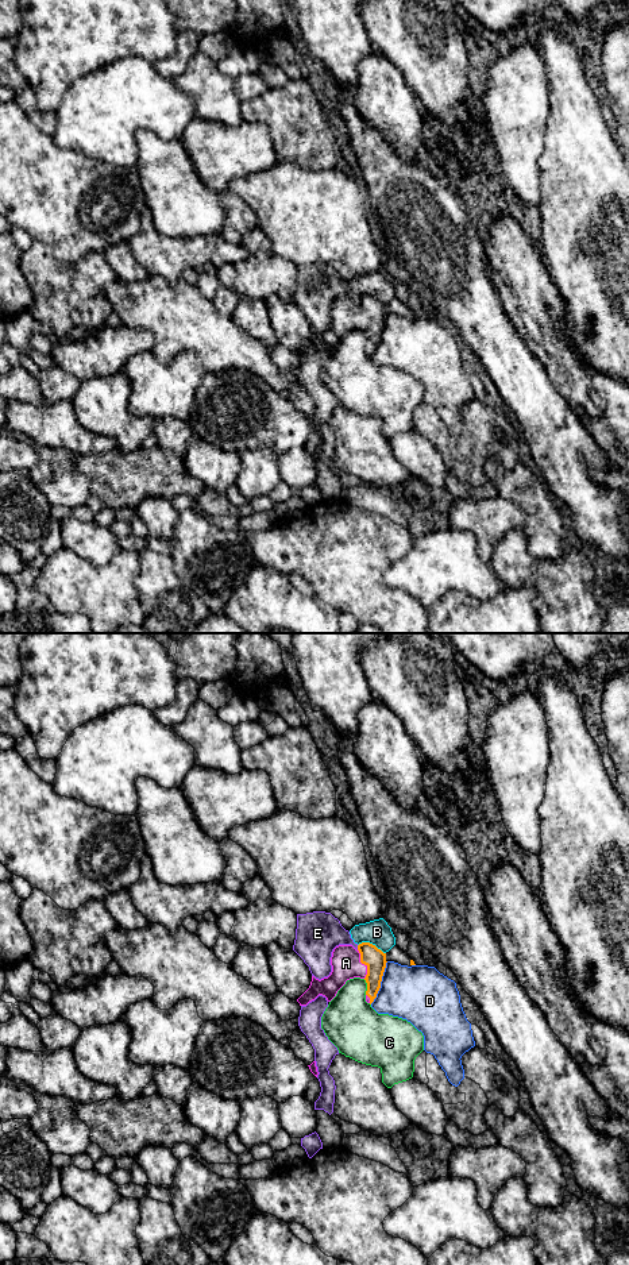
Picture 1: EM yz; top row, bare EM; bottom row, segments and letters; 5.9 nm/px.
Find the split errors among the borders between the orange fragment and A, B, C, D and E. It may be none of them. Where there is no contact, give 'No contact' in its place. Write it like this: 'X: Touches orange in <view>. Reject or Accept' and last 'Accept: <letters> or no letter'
A: Touches orange in yz. Accept
B: Touches orange in yz. Reject
C: Touches orange in yz. Reject
D: Touches orange in yz. Reject
E: Touches orange in yz. Reject
Accept: A

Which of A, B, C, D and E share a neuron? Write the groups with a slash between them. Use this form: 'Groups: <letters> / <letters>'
Groups: A / B / C / D / E

